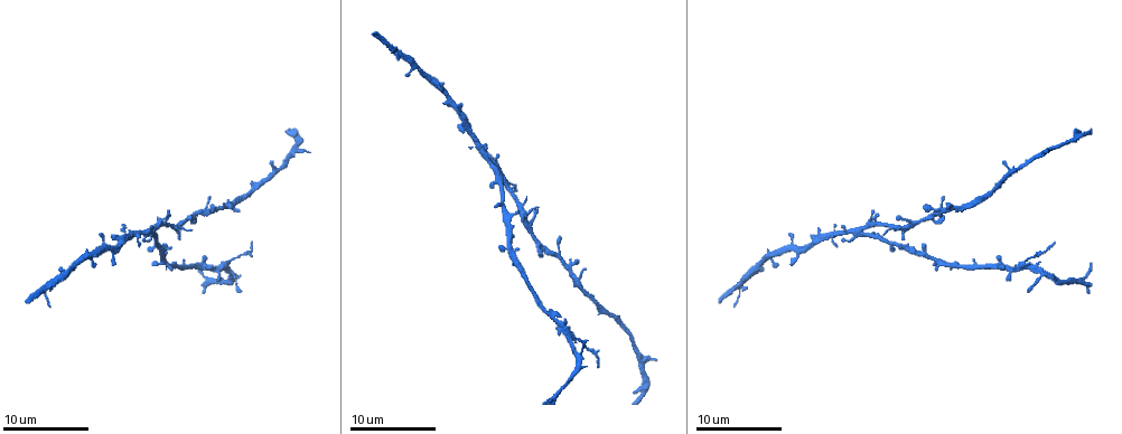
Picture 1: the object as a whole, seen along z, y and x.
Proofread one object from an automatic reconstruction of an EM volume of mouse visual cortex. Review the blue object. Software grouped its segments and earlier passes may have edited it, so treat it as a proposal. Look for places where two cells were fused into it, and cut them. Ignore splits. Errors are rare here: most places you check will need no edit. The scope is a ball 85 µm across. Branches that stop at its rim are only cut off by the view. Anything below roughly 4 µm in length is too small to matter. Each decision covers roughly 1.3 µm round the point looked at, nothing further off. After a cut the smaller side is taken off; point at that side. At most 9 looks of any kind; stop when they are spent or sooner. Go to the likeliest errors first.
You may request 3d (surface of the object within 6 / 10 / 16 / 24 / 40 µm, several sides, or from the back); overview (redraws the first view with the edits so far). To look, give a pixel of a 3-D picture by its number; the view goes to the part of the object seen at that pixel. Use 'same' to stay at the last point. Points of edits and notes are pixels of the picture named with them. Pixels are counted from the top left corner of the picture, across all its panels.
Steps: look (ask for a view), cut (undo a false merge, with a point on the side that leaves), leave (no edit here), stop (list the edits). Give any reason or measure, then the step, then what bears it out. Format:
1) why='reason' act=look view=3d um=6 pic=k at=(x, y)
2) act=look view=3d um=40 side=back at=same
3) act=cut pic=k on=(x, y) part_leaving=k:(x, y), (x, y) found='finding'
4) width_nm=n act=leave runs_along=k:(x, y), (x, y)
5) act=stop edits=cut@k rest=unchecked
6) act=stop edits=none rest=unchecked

why='looks like a crossing' act=look view=3d um=16 pic=1 at=(576, 342)

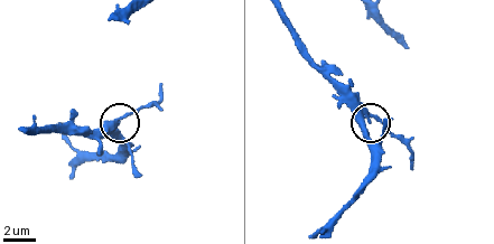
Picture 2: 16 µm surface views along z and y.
why='from behind' act=look view=3d um=16 side=back pic=2 at=(367, 121)

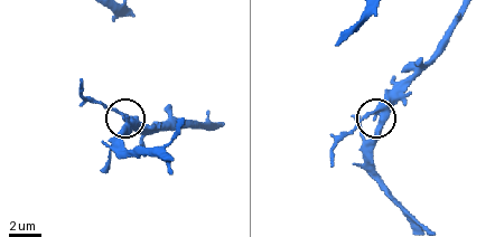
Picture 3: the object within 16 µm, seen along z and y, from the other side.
act=cut pic=3 on=(115, 110) part_leaving=3:(384, 105), (373, 108), (337, 144), (330, 163) found='two cells meet here'

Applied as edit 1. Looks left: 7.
why='four-way junction' act=look view=3d um=6 pic=1 at=(862, 234)

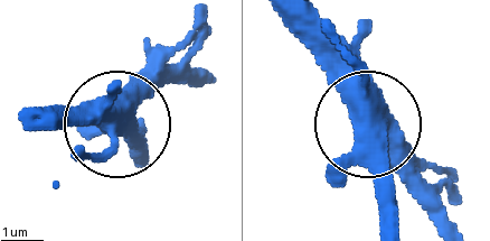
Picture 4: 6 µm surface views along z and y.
width_nm=430 act=leave found='one cell here'

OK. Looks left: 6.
why='thin arm on a thick one' act=look view=3d um=16 pic=1 at=(213, 281)

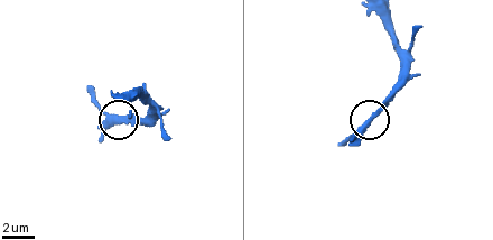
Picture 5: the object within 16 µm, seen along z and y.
width_nm=310 act=leave runs_along=5:(114, 94), (139, 98), (146, 118), (115, 119), (93, 100) found='continuous, no second cell'

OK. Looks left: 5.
act=look view=3d um=6 pic=1 at=(895, 227)

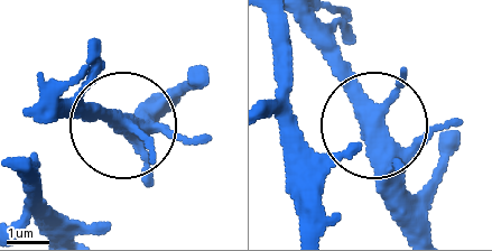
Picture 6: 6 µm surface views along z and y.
width_nm=320 act=leave found='continuous, no second cell'

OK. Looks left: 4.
act=stop edits=cut@3 rest=unchecked

